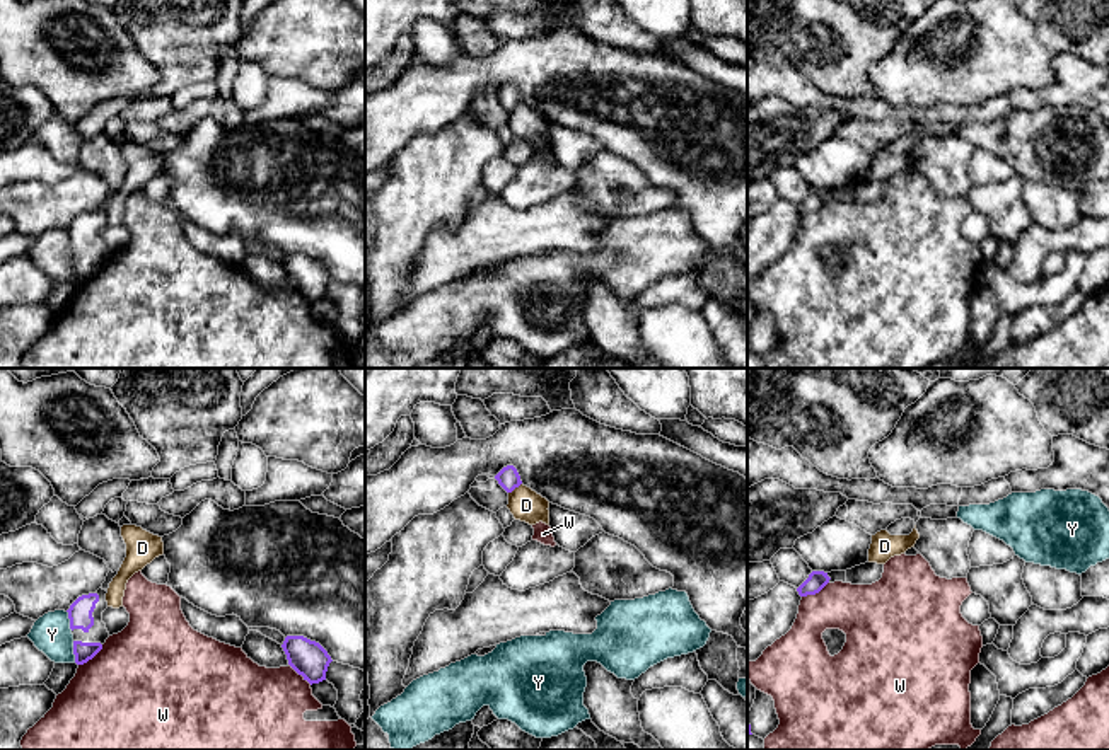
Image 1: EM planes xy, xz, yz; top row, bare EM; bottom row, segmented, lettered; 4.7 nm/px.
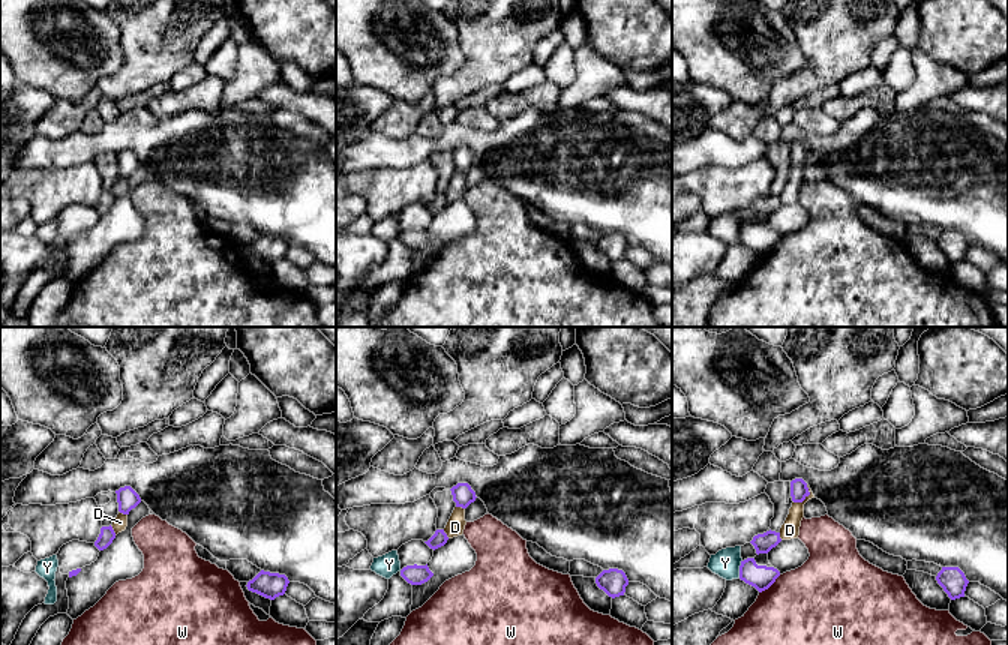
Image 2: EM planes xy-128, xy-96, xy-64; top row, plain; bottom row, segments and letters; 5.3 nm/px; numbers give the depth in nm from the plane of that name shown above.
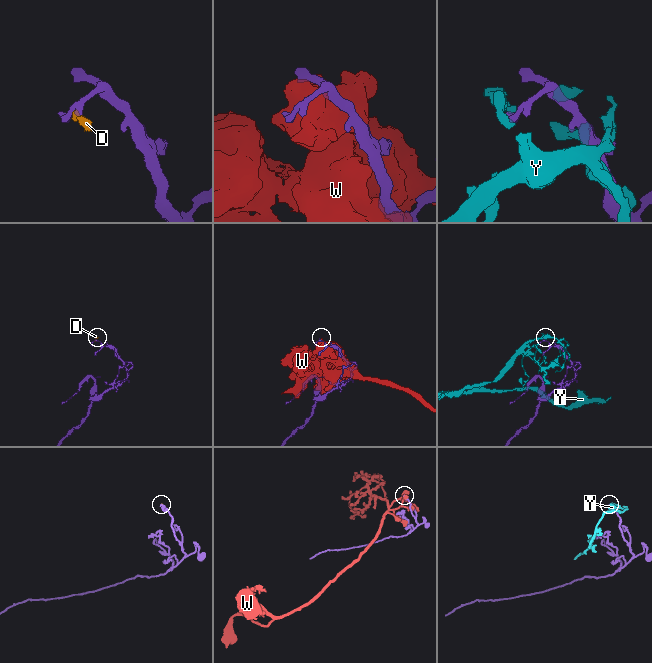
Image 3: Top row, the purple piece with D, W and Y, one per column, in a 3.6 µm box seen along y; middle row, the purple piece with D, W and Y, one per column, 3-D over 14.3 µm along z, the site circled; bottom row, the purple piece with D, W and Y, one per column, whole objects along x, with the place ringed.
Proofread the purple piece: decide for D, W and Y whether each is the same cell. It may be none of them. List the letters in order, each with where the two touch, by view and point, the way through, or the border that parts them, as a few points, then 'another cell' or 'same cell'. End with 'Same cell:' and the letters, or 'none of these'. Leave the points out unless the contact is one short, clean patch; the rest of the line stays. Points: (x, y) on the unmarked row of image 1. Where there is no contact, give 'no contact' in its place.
D: meets purple in xz at (514, 106); border along xz (521, 101), (509, 111); another cell
W: meets purple in xy at (91, 276); another cell
Y: meets purple in xy at (74, 270); another cell
Same cell: none of these

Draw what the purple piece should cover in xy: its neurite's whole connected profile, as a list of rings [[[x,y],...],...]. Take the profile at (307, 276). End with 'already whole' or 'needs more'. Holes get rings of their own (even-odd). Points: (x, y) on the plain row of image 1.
[[[287,254],[282,266],[288,283],[311,303],[326,298],[326,290],[333,278],[319,261],[304,254]]] | already whole

